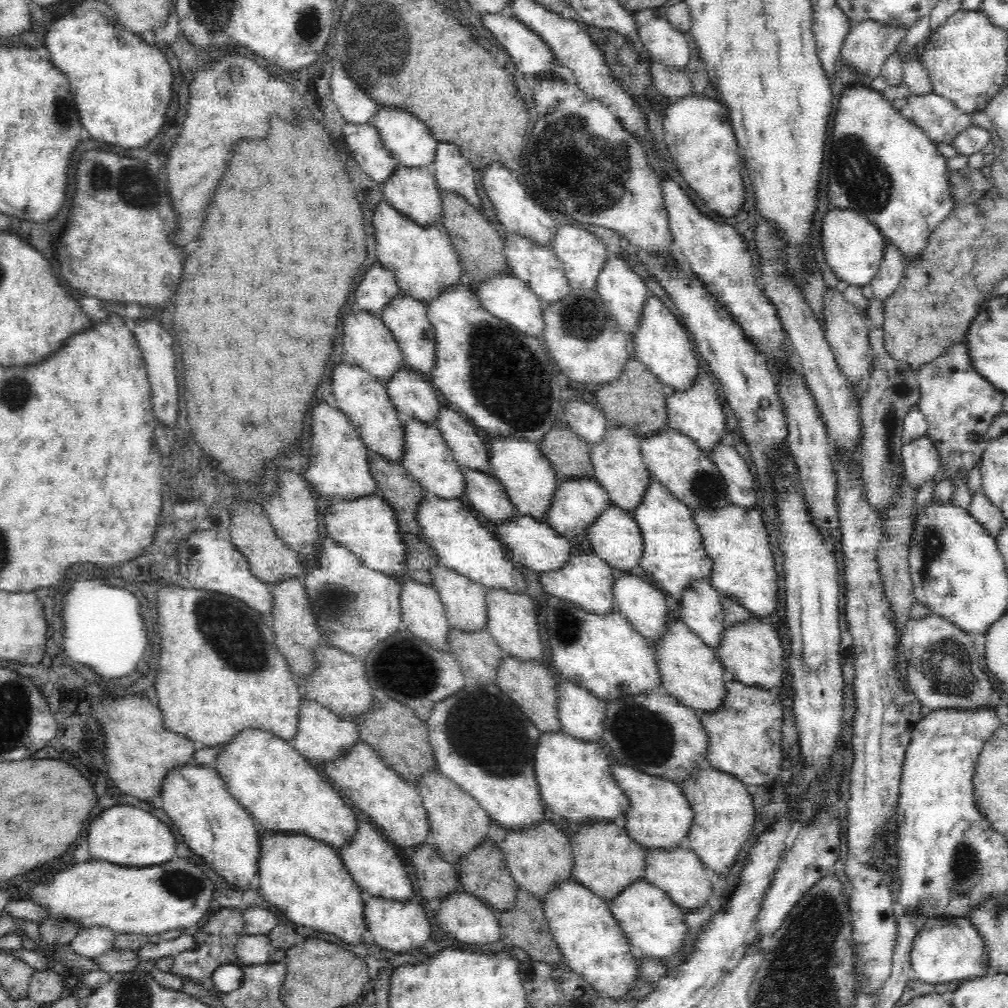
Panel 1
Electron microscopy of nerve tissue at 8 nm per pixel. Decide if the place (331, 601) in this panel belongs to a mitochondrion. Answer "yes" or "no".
yes

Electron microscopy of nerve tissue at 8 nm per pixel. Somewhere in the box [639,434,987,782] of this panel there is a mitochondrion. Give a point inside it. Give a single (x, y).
(948, 669)

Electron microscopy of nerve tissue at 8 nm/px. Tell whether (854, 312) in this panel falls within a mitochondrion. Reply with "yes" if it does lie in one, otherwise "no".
no

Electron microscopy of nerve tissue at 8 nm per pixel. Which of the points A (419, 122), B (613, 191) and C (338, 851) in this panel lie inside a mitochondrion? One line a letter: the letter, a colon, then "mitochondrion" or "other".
A: other
B: mitochondrion
C: other

